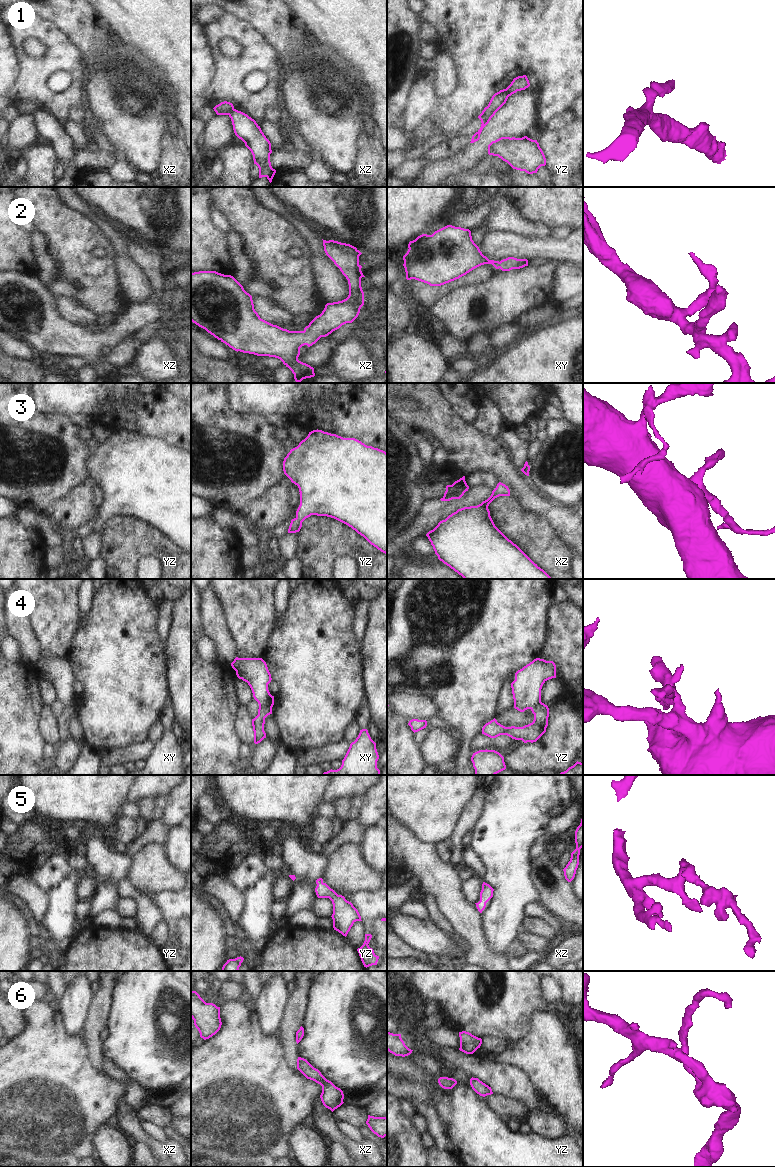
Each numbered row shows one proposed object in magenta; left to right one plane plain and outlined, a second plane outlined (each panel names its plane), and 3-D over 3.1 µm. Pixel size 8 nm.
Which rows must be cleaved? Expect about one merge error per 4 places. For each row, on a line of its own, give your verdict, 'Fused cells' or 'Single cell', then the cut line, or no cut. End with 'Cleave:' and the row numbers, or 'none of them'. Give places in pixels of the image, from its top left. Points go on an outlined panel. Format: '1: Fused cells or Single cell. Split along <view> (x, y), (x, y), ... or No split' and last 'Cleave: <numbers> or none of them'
1: Fused cells. Split along xz (233, 108), (227, 114)
2: Single cell. No split
3: Single cell. No split
4: Fused cells. Split along xy (259, 705), (272, 706)
5: Single cell. No split
6: Single cell. No split
Cleave: 1, 4

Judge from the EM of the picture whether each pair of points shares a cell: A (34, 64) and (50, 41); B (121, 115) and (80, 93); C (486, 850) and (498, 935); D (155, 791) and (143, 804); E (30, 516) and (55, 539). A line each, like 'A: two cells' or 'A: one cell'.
A: one cell
B: two cells
C: one cell
D: two cells
E: one cell

